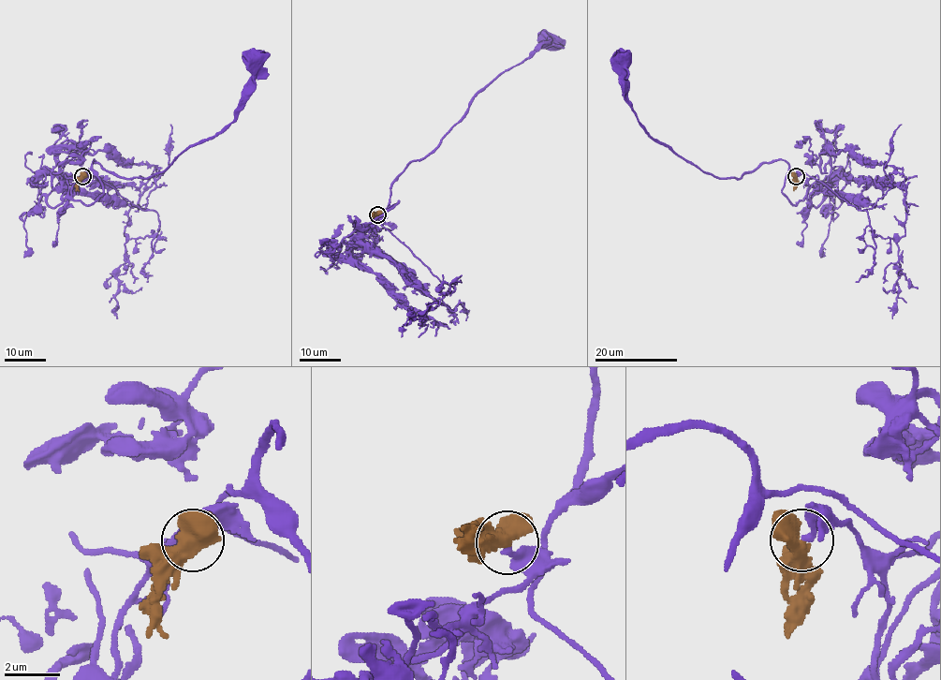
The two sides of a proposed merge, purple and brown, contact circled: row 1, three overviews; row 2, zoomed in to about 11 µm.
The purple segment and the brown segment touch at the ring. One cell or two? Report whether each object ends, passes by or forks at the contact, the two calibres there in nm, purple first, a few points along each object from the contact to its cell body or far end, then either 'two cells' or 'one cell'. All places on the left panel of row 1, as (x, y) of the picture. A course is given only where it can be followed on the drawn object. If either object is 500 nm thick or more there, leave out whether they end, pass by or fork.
calibres 240 and 550 nm; course purple (82, 176), (95, 159), (116, 175), (148, 178), (162, 171), (183, 151), (221, 133), (246, 97), (255, 60); course brown (82, 176), (77, 184), (79, 190); two cells

